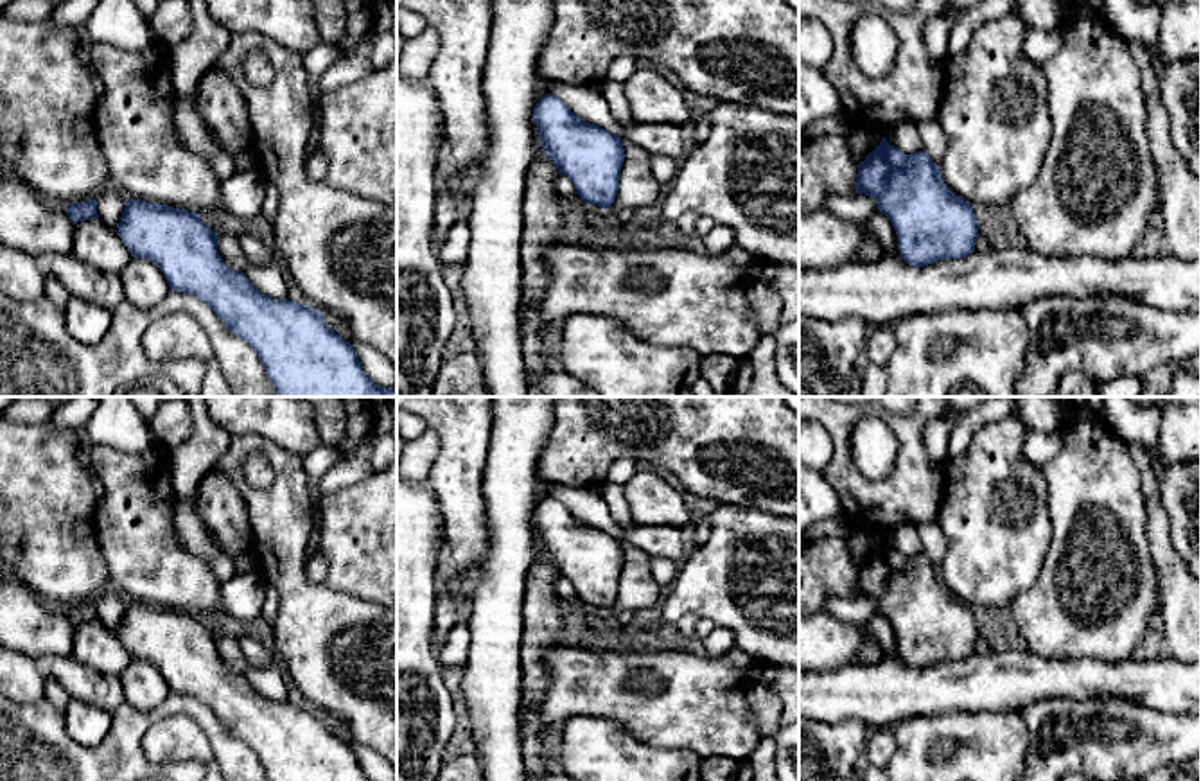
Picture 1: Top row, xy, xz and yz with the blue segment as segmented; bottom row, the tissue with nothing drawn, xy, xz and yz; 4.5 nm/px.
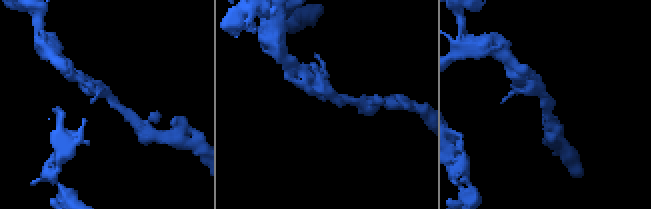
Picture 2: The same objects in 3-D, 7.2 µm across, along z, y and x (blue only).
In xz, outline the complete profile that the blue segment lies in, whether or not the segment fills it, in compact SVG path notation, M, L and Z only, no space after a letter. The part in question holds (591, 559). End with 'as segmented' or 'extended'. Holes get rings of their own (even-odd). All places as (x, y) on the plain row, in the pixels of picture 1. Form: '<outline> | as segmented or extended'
M548 496L533 510L544 557L567 578L585 607L607 612L619 592L625 551L619 539L578 521Z | as segmented

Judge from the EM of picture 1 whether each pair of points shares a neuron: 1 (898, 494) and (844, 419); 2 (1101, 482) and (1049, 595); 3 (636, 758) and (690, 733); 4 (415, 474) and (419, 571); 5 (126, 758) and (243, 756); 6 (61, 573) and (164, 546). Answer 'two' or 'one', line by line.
1: one
2: one
3: two
4: two
5: one
6: two

